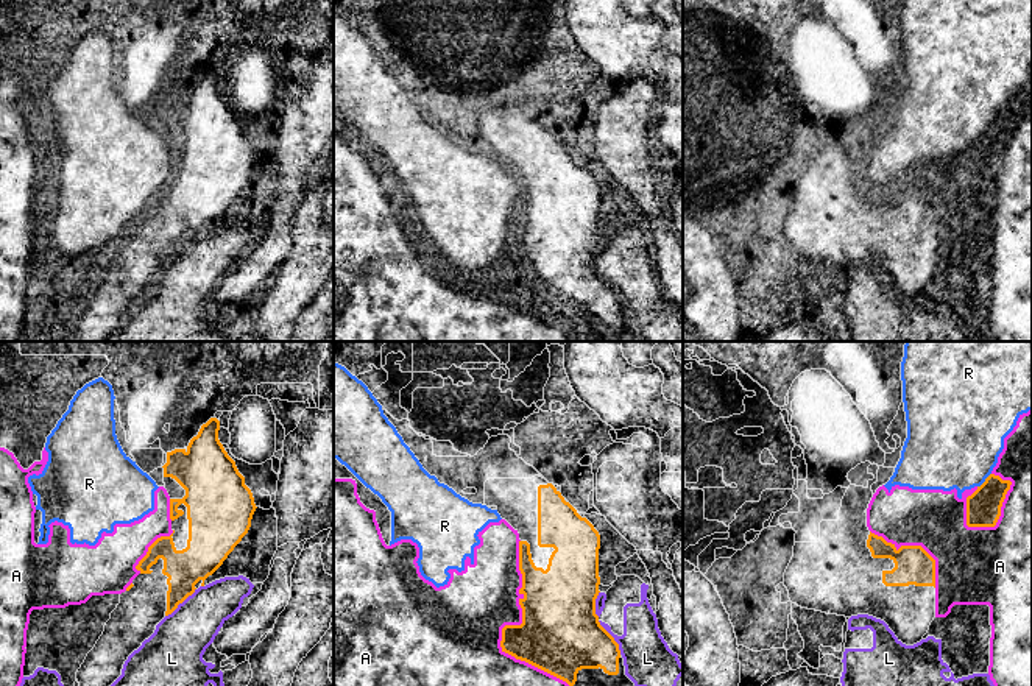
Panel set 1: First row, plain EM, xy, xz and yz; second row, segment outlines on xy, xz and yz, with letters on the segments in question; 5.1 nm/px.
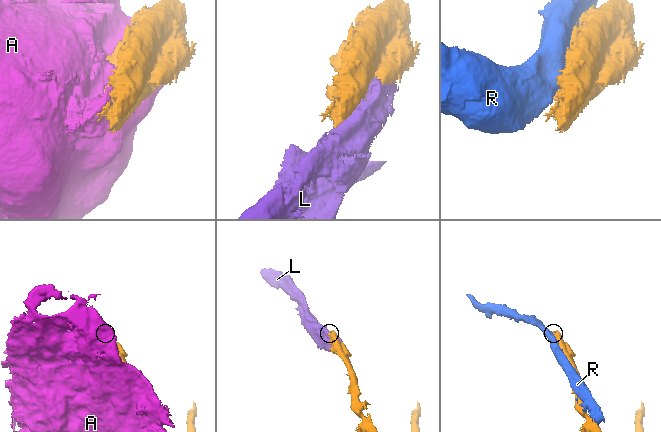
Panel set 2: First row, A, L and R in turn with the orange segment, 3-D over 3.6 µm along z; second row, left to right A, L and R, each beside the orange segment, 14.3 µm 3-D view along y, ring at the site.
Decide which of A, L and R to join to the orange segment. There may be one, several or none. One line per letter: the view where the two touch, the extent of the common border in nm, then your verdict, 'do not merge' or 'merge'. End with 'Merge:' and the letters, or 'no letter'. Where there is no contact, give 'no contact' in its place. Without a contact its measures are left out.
A: meets orange in xz; contact 800 nm long; do not merge
L: meets orange in xy; contact 220 nm long; do not merge
R: meets orange in yz; contact 100 nm long; do not merge
Merge: no letter

